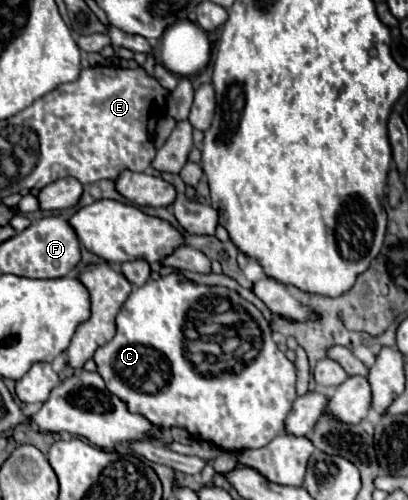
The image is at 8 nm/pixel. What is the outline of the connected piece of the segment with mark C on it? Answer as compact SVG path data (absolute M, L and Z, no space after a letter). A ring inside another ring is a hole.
M170 274L160 280L148 280L144 286L132 290L124 306L120 308L116 316L118 332L108 342L108 346L102 346L94 354L94 362L98 366L98 374L104 378L108 390L116 394L118 398L124 398L128 402L128 410L136 414L144 414L150 422L160 422L166 428L180 426L186 428L192 436L208 440L228 452L240 452L244 448L260 448L266 446L272 438L284 432L284 420L292 408L292 402L296 400L296 372L294 364L278 350L276 342L272 340L272 330L268 326L268 320L262 316L262 312L250 304L244 304L244 298L240 298L236 292L228 288L210 288L194 282L184 282L178 276ZM196 302L212 302L212 310L240 310L244 308L244 318L240 318L244 324L240 324L238 334L242 344L232 352L226 360L226 368L212 366L208 374L200 374L192 362L184 354L184 334L182 324L188 314L188 310Z

